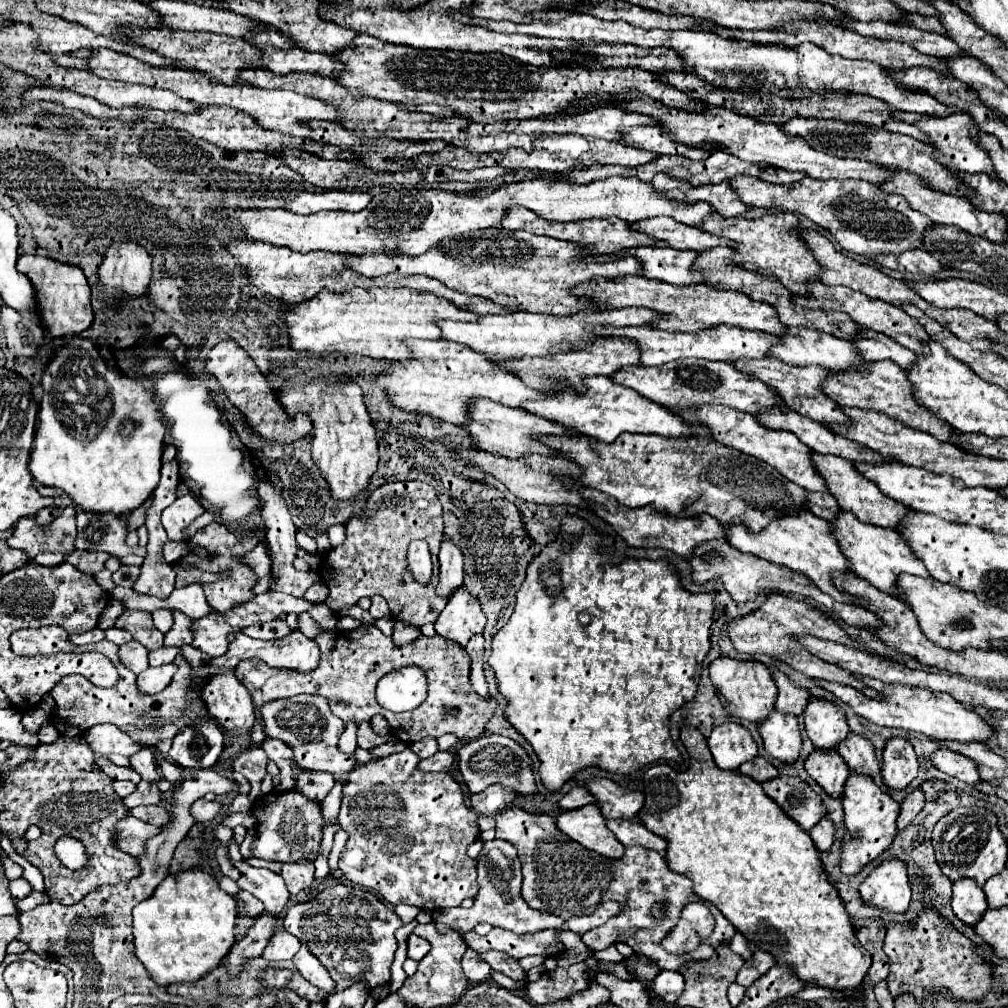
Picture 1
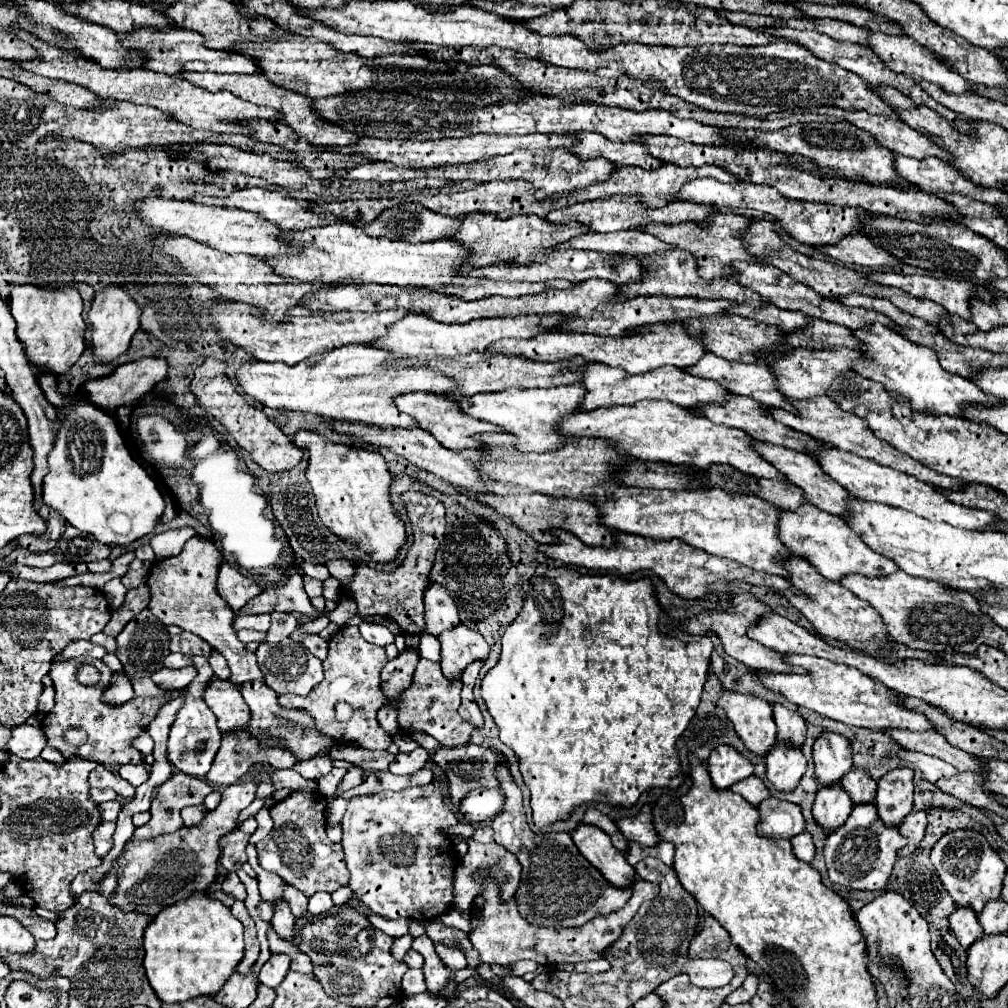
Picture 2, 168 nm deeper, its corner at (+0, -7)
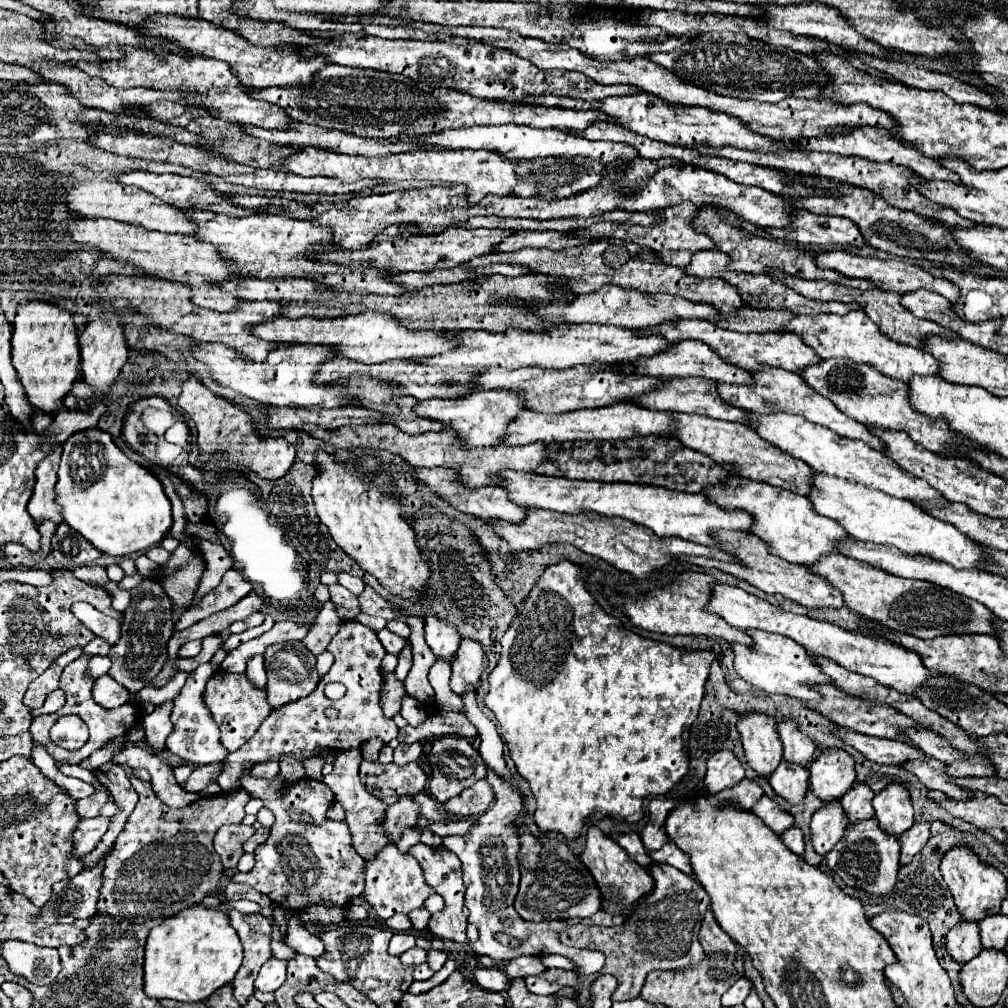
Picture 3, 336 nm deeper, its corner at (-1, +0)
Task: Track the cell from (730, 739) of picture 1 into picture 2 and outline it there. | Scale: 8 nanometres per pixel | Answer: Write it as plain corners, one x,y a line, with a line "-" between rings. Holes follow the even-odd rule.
718,746
716,750
712,750
706,766
714,788
718,790
726,790
734,782
740,782
754,772
754,766
732,746

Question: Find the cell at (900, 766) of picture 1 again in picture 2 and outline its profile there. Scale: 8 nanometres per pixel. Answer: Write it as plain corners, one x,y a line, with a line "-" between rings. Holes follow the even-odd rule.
894,768
878,782
876,810
884,826
898,828
912,812
914,806
914,786
912,786
912,770
910,768

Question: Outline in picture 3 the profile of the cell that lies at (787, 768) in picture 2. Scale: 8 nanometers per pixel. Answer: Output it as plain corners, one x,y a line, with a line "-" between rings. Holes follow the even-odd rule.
781,761
781,765
771,773
769,783
777,795
791,803
799,803
809,787
809,773
801,765

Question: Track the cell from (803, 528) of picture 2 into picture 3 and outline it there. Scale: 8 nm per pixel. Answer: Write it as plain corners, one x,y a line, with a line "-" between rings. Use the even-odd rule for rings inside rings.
731,477
729,485
713,487
711,491
705,489
705,495
711,501
717,501
719,505
725,505
729,509
745,509
753,517
757,517
757,525
753,527
753,533
769,543
773,553
779,557
785,557
787,561
801,563
801,565
813,565
821,557
827,557
831,553
841,553
839,545
845,541
847,531
837,525
837,521
819,515
809,497
797,495
787,489
777,489
763,481
751,481
743,477

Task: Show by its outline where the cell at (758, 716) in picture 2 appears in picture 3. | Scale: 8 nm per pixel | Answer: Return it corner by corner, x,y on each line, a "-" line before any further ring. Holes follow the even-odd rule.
759,711
741,713
737,721
737,731
745,749
747,763
759,773
769,777
777,769
783,757
783,745
777,733
777,721

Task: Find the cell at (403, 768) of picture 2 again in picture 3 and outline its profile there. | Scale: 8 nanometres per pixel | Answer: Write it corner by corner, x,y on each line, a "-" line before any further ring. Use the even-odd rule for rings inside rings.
399,743
399,747
395,747
395,753
393,753
393,761
397,765
407,765
411,761
417,761
421,755
421,745
419,743
413,743
413,745
405,745
405,743

